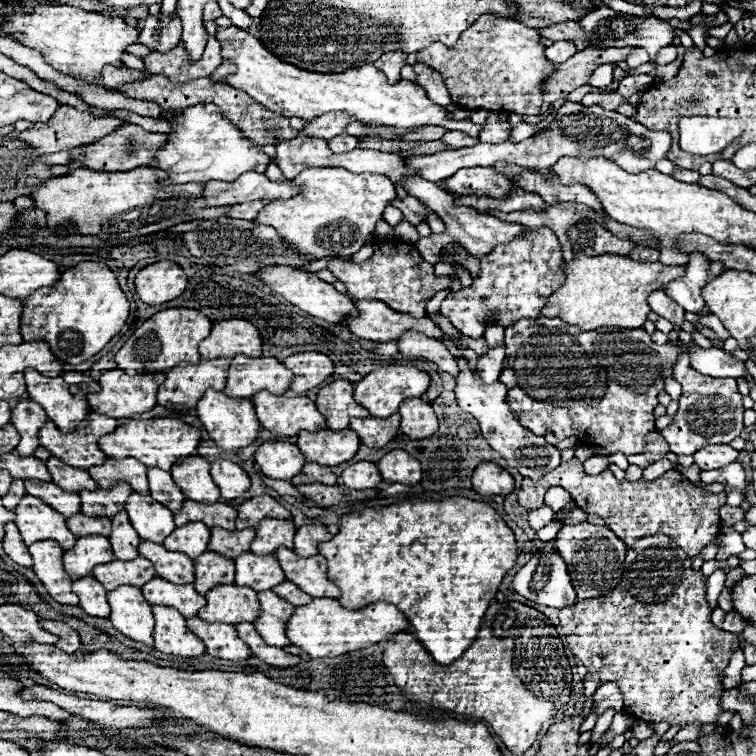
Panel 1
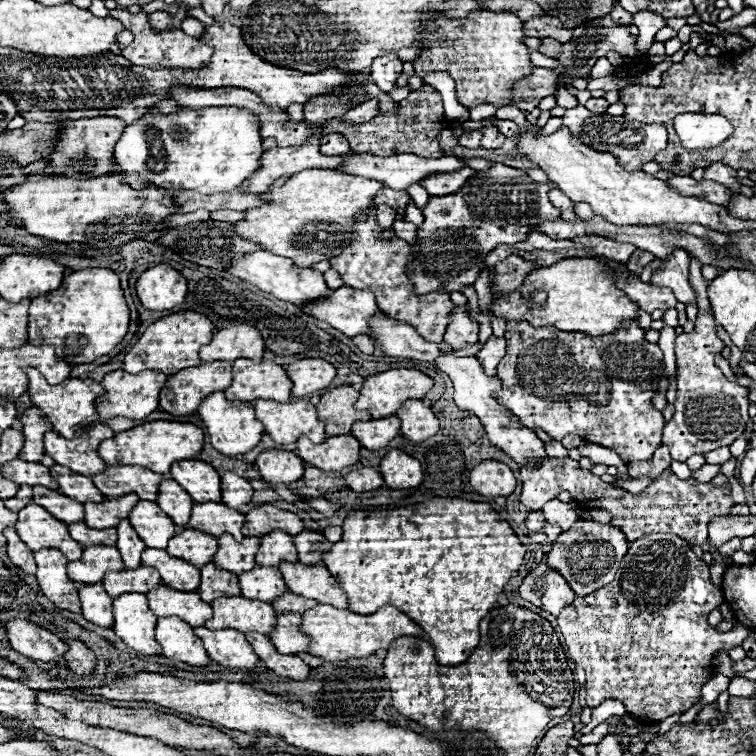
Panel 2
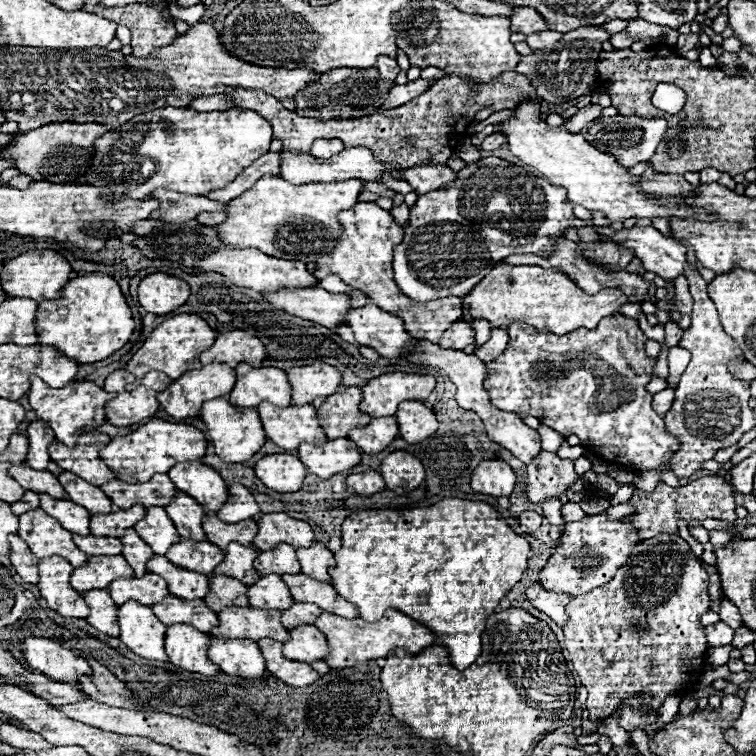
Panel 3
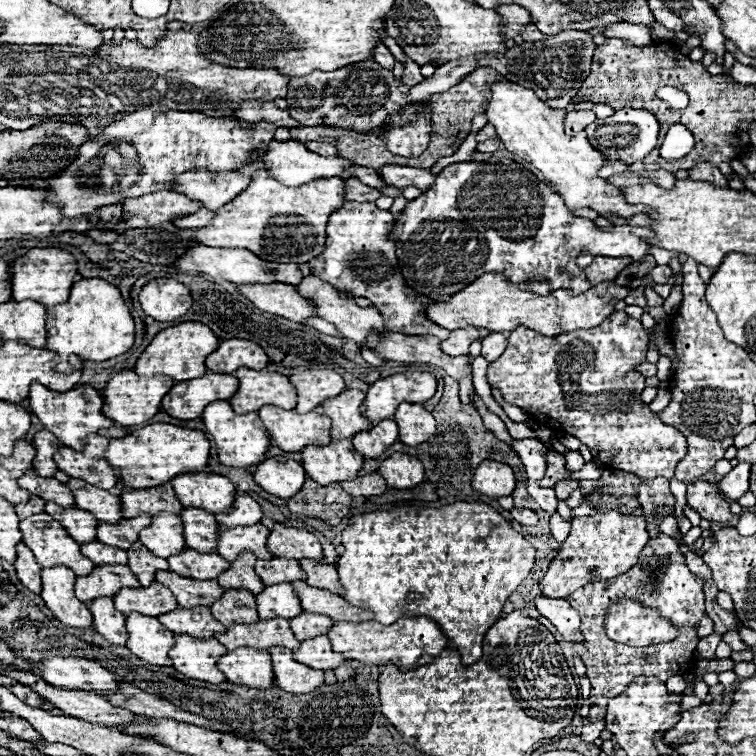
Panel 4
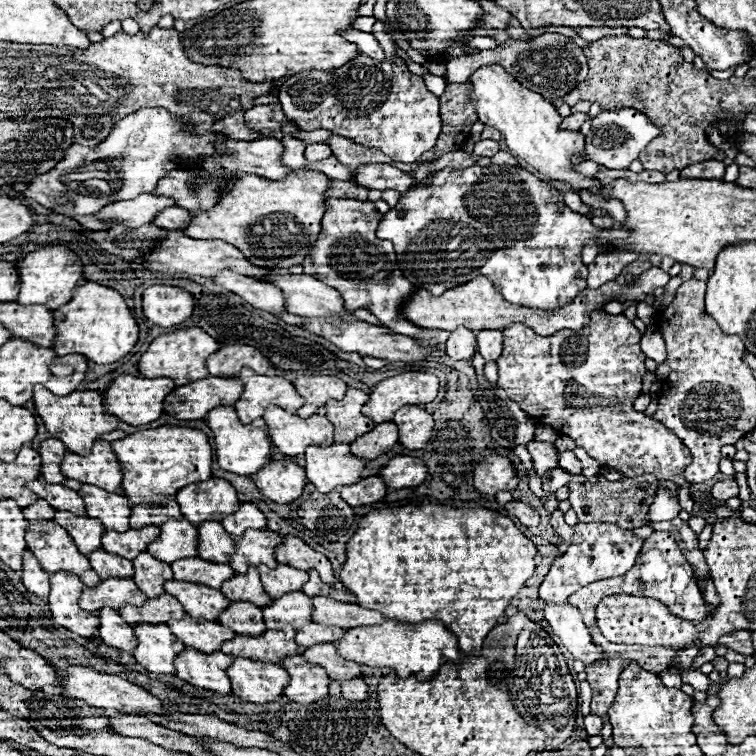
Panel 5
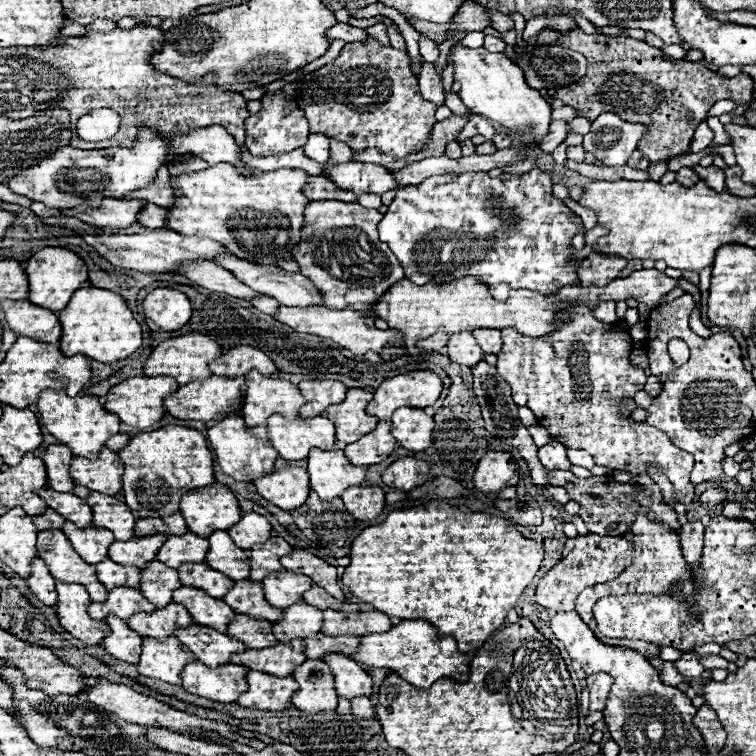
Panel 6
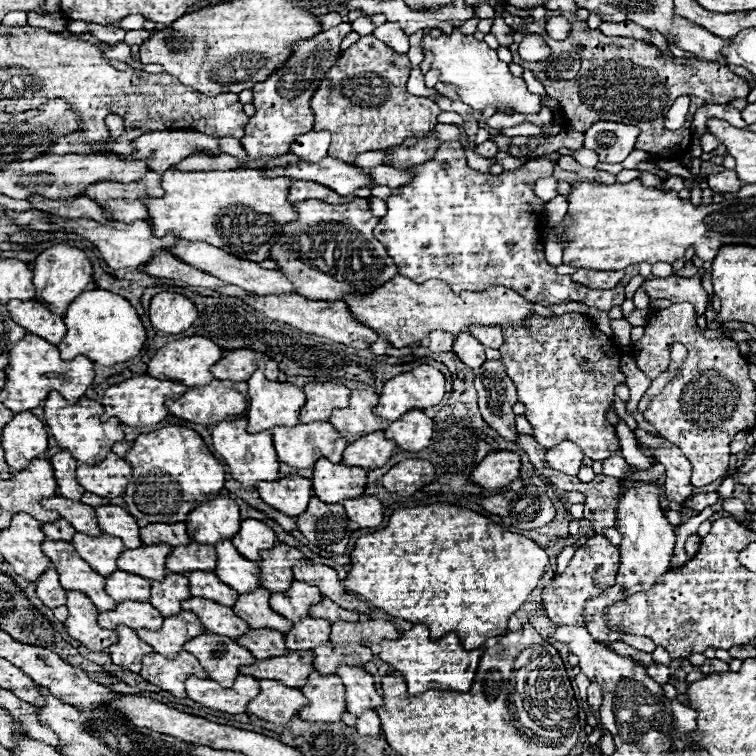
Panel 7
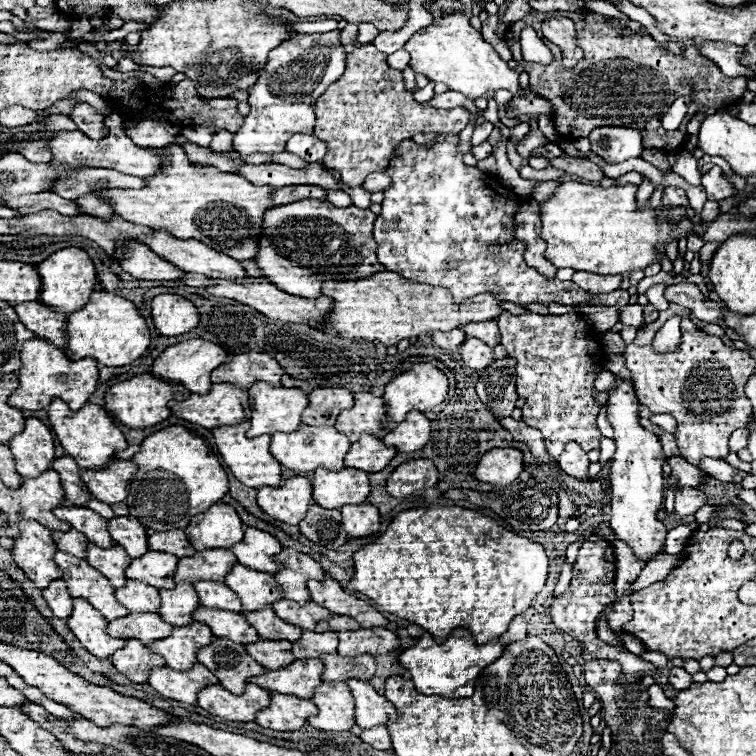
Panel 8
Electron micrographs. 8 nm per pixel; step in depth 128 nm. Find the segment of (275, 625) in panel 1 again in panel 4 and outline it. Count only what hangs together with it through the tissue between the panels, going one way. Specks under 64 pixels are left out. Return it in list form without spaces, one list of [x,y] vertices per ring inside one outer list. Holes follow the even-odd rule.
[[[318,636],[318,638],[304,640],[302,646],[294,650],[294,660],[316,670],[334,670],[340,664],[346,664],[348,658],[332,652],[330,640],[326,636]]]

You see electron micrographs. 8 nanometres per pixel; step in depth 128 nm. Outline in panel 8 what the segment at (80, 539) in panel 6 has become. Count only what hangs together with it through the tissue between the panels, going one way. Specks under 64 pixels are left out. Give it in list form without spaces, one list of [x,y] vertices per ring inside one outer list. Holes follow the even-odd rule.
[[[88,544],[88,564],[102,572],[112,582],[114,588],[126,586],[124,570],[128,568],[130,562],[132,558],[128,558],[126,550],[118,544],[112,548],[98,548],[94,544]]]

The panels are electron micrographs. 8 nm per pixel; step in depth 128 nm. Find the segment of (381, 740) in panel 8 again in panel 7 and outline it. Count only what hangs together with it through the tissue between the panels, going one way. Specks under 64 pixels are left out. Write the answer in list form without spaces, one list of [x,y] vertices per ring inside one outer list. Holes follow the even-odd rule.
[[[372,710],[364,712],[356,722],[356,730],[358,734],[364,734],[364,736],[382,736],[382,728],[380,728],[376,712]]]

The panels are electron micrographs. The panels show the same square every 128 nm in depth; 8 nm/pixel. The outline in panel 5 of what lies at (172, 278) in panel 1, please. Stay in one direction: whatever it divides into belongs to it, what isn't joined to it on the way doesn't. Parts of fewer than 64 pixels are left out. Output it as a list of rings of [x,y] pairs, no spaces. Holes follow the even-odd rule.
[[[150,286],[142,296],[142,308],[156,326],[170,328],[192,316],[194,298],[178,286]]]

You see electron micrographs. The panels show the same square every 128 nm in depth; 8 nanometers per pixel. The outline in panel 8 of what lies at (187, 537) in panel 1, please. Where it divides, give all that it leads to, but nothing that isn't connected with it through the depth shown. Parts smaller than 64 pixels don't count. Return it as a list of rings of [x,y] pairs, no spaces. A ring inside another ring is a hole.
[[[196,582],[194,584],[200,604],[212,610],[230,610],[240,612],[240,598],[224,586],[224,582]]]

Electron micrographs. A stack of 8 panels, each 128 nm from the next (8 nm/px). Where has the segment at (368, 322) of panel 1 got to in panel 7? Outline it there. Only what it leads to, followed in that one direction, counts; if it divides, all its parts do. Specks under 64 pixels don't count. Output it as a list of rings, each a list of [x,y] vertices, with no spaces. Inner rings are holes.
[[[156,254],[156,258],[152,258],[152,262],[148,262],[148,266],[142,266],[140,272],[154,276],[154,278],[170,278],[170,280],[182,280],[190,286],[202,286],[202,288],[210,288],[216,290],[220,286],[224,286],[226,282],[220,282],[218,278],[204,274],[184,262],[178,262],[176,258],[172,258],[170,254]]]

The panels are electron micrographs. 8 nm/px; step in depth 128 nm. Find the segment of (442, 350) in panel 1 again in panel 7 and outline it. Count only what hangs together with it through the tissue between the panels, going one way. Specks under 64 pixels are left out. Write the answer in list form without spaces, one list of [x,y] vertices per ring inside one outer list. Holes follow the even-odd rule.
[[[180,240],[176,242],[176,246],[172,246],[172,250],[168,250],[172,256],[176,256],[178,260],[206,272],[212,274],[228,284],[240,286],[246,292],[256,292],[256,294],[292,294],[294,288],[292,284],[286,280],[286,276],[278,270],[264,270],[260,268],[256,262],[242,262],[240,258],[224,252],[224,250],[216,250],[214,246],[208,246],[206,242],[190,242],[190,240]]]

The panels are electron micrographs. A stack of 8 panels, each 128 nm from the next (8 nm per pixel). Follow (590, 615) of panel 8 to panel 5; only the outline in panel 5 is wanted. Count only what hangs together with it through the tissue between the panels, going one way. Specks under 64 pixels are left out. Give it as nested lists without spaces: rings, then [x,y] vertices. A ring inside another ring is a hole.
[[[600,522],[576,524],[568,552],[554,560],[550,572],[540,584],[540,600],[544,600],[546,604],[564,604],[576,590],[580,590],[580,586],[588,586],[596,580],[606,580],[626,574],[634,566],[640,546],[642,540],[638,540],[630,530],[622,530],[614,524],[600,524]],[[680,670],[680,676],[682,676],[682,682],[694,686],[694,690],[702,690],[706,692],[708,686],[710,686],[710,680],[706,674],[698,672],[698,670]]]

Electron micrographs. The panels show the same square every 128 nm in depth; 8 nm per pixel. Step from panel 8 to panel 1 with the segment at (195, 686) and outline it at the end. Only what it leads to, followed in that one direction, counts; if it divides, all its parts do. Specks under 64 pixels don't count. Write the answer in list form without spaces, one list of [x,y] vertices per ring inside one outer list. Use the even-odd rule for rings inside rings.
[[[118,586],[116,590],[108,592],[108,604],[112,608],[110,622],[118,632],[128,636],[130,640],[154,648],[152,606],[144,600],[140,588]]]

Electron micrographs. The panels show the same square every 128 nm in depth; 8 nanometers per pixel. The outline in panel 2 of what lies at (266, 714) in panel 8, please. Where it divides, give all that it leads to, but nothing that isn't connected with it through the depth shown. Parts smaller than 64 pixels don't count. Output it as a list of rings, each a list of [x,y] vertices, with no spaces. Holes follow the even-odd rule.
[[[194,628],[194,634],[202,638],[208,656],[226,668],[252,668],[258,656],[254,654],[248,640],[238,630],[208,630]]]

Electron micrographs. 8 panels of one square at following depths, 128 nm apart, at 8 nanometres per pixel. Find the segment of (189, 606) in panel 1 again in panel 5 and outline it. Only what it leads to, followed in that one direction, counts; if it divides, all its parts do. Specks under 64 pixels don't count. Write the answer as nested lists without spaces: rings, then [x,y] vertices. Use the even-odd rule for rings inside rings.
[[[184,616],[182,620],[168,622],[174,636],[178,636],[186,646],[202,650],[202,654],[214,654],[220,650],[220,642],[228,642],[236,634],[218,622],[208,622],[204,618]]]

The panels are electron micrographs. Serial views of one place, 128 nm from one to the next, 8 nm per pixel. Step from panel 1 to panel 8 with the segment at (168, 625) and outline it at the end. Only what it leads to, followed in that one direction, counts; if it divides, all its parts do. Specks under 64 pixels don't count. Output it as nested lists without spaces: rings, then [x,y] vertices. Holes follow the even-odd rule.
[[[254,684],[246,686],[246,692],[242,696],[236,696],[222,686],[208,686],[200,690],[198,704],[224,720],[234,722],[254,722],[256,710],[264,710],[270,706],[270,694]]]

